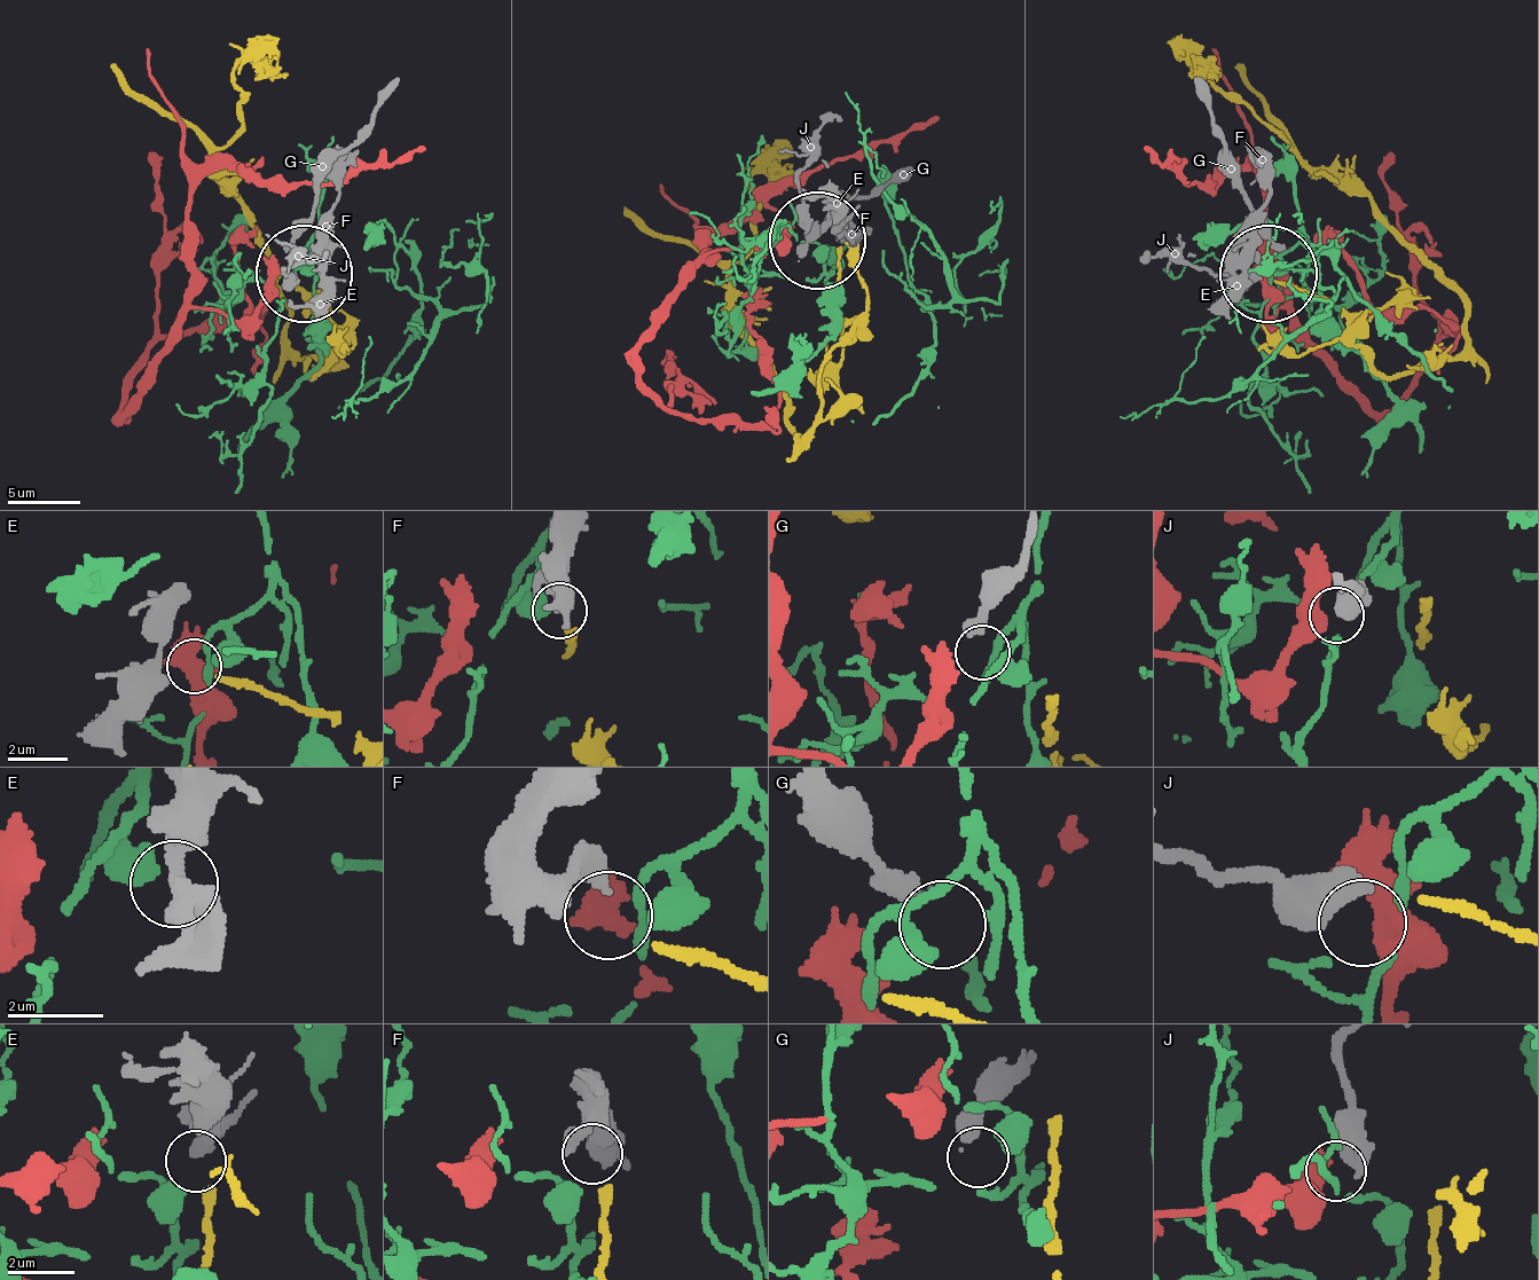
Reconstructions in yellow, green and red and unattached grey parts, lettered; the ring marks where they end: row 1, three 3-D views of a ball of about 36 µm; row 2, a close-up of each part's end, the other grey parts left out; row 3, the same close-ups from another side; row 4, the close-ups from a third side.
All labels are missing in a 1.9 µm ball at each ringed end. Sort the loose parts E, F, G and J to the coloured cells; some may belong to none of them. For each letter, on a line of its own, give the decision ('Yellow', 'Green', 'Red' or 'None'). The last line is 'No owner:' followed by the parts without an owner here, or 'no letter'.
E: Yellow
F: None
G: None
J: None
No owner: F, G, J

